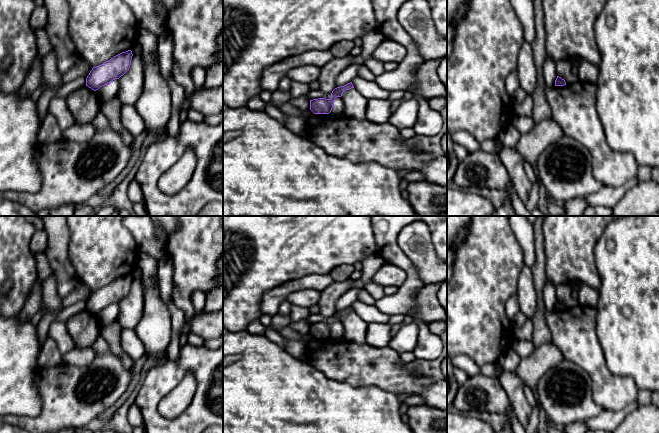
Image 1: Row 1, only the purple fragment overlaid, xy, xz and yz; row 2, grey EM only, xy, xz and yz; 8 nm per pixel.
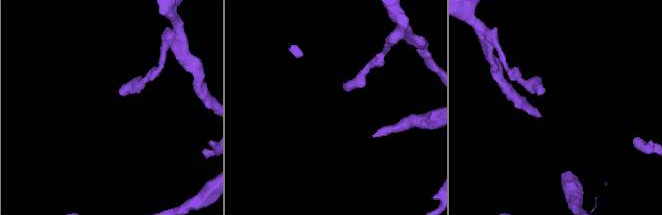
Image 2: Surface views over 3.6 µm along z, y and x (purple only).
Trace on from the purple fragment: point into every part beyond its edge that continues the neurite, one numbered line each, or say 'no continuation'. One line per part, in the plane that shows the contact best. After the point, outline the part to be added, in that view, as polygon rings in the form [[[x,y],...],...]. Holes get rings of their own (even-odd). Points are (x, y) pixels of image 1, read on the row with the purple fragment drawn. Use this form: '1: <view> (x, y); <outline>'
no continuation

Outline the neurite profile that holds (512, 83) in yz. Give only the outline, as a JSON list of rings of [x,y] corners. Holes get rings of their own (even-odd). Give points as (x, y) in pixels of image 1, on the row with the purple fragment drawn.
[[[517,69],[513,70],[507,76],[505,85],[507,93],[509,94],[510,97],[513,97],[515,92],[521,87]]]

